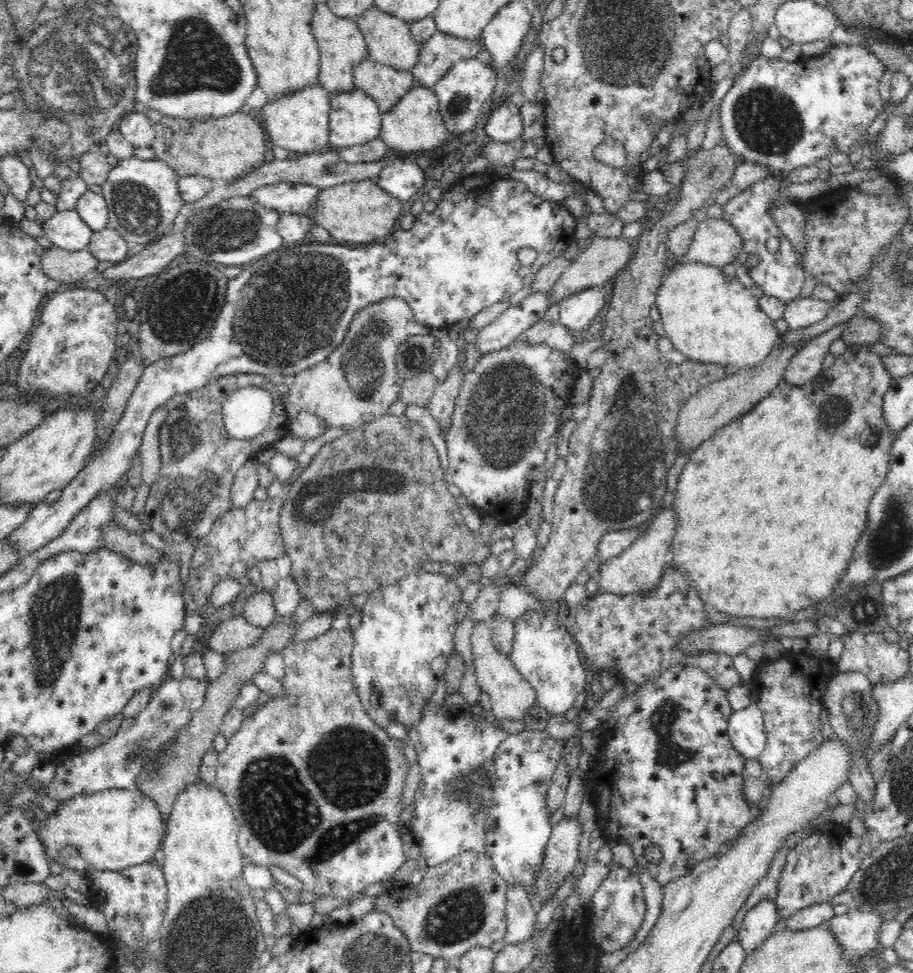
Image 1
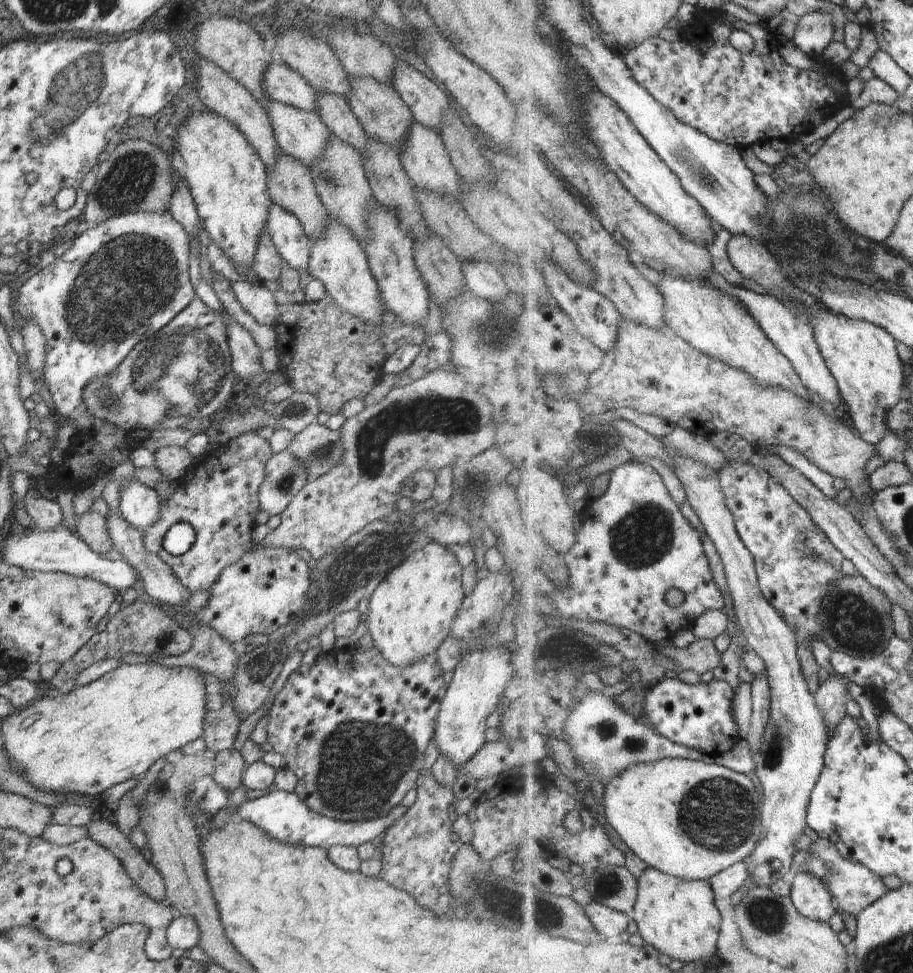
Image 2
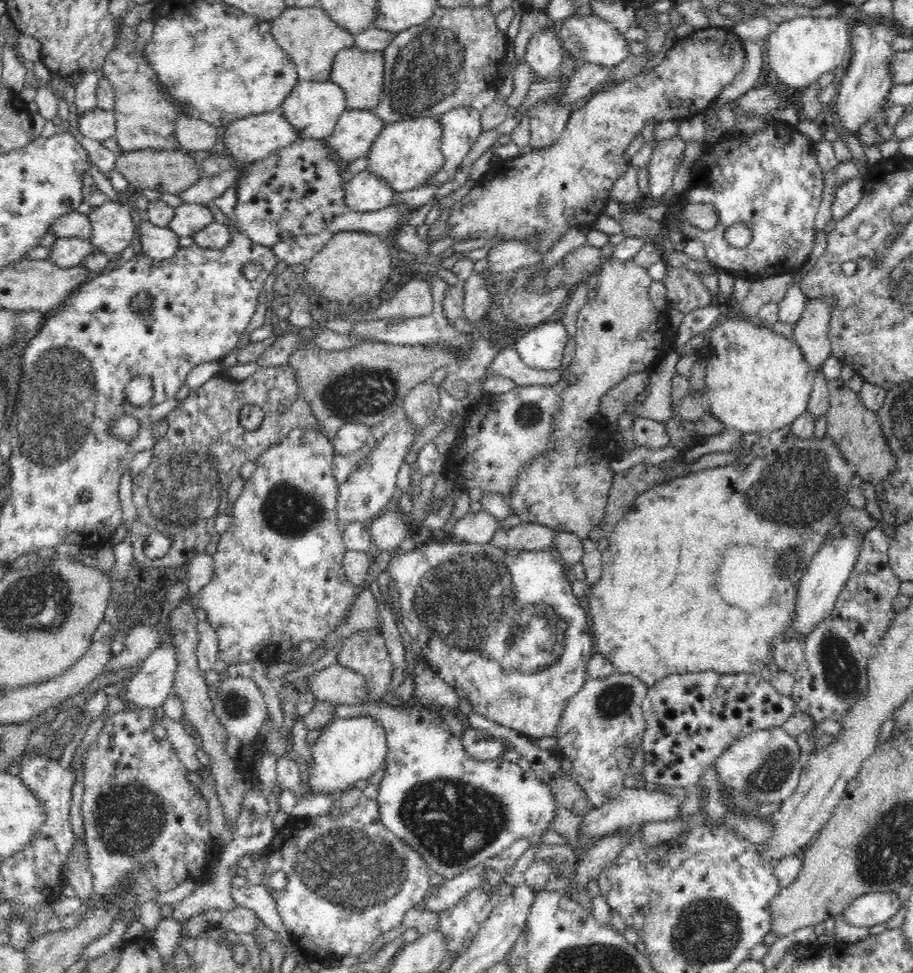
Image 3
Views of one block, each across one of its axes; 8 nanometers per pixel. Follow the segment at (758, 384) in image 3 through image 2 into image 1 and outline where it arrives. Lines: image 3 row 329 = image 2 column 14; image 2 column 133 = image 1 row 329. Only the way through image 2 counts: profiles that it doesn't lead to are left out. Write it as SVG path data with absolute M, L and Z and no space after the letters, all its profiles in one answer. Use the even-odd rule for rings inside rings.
M673 261L664 275L664 278L662 278L662 284L658 286L655 304L661 316L659 331L665 334L673 342L673 346L676 350L682 353L687 359L703 362L704 364L718 364L722 367L736 366L738 369L754 368L754 366L762 364L762 362L768 358L768 354L771 353L778 340L781 338L781 334L778 329L776 329L774 321L760 308L758 298L750 293L749 286L742 285L740 277L728 279L728 277L724 275L722 267L699 264L699 262Z

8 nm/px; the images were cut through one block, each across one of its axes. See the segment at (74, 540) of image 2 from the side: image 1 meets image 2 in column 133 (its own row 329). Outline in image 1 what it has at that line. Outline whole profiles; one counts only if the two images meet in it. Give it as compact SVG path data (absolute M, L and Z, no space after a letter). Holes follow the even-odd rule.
M602 287L576 291L559 302L559 322L574 336L586 335L592 320L604 308L606 294Z

